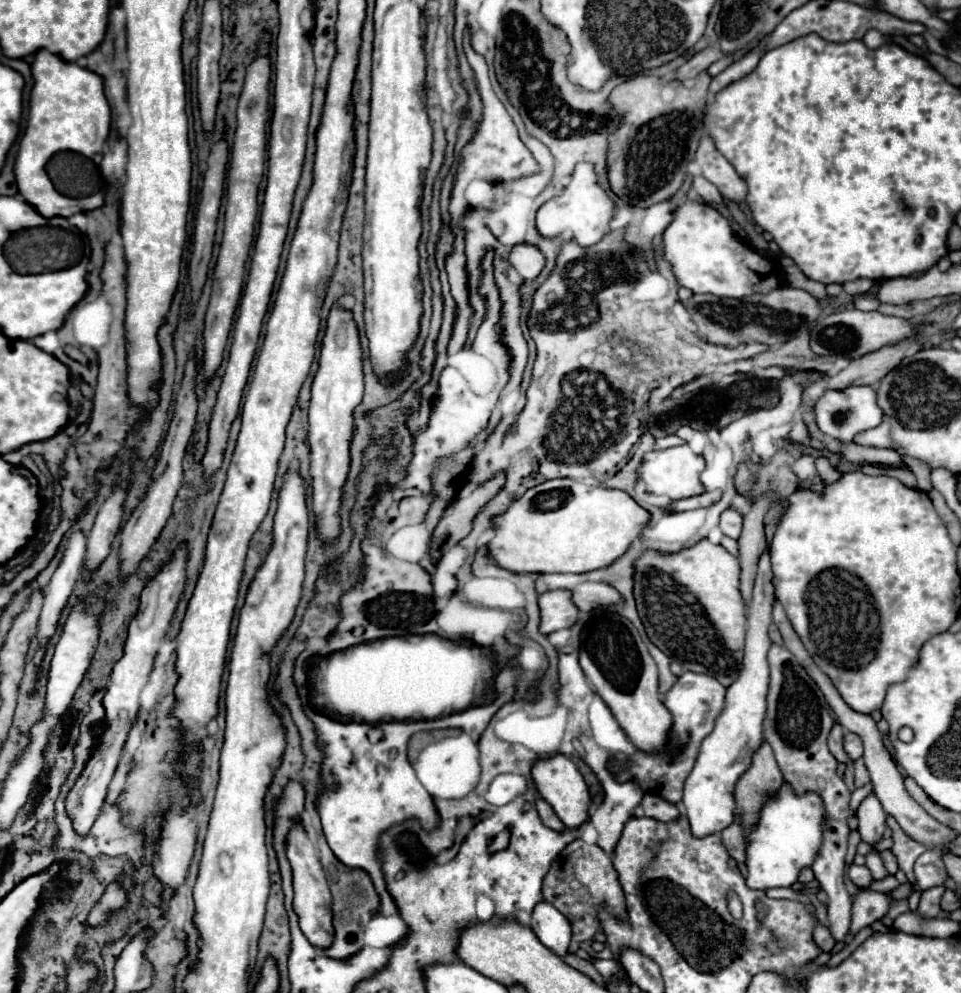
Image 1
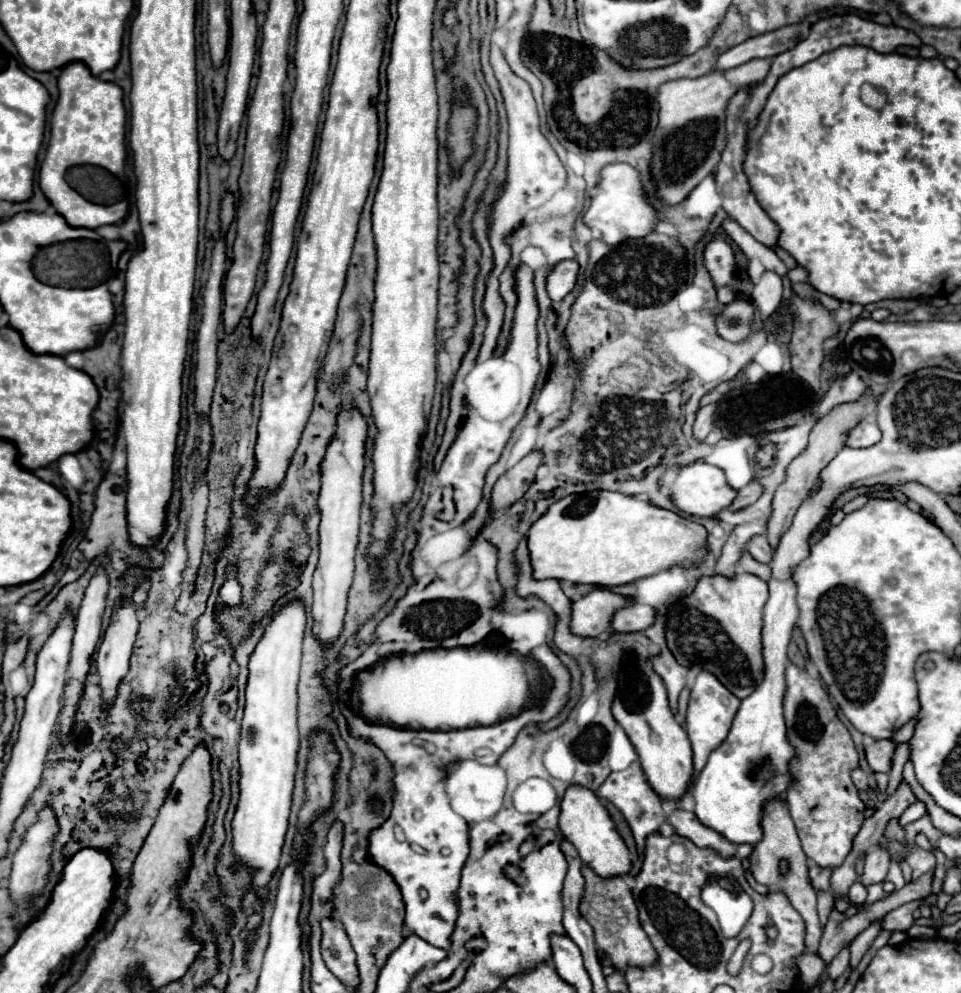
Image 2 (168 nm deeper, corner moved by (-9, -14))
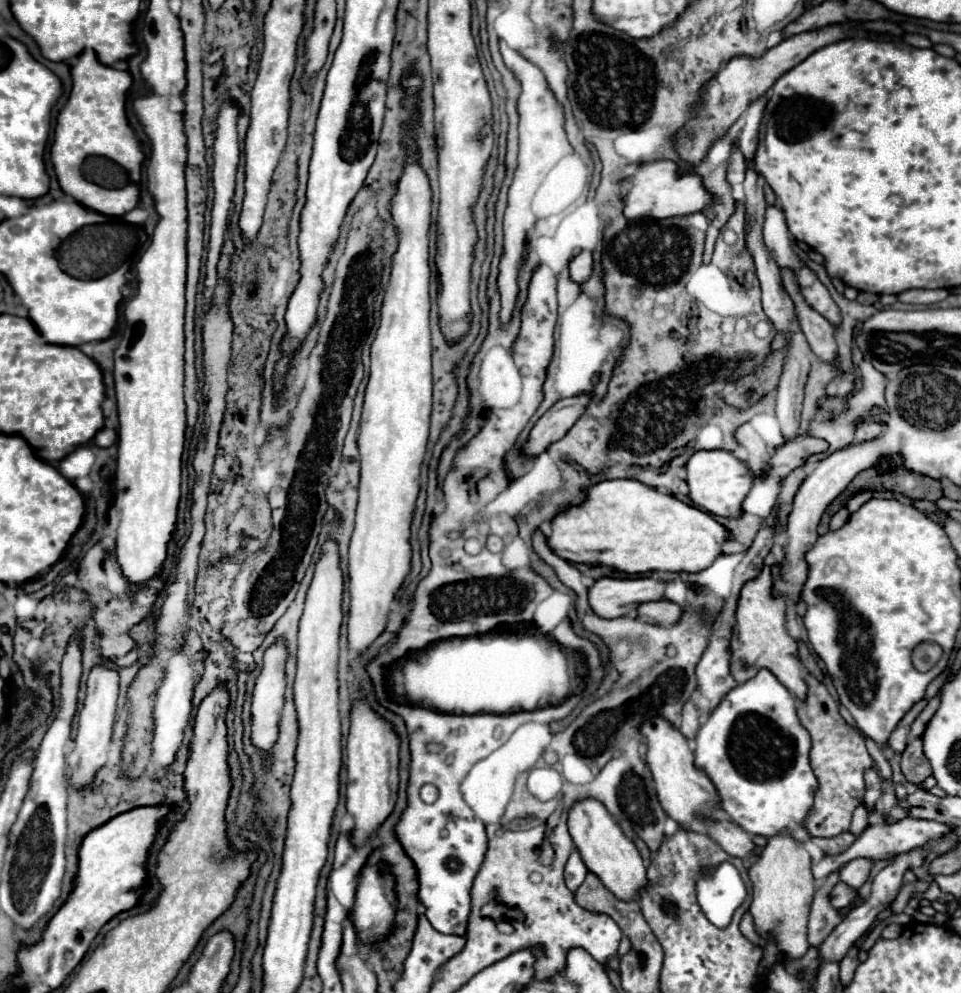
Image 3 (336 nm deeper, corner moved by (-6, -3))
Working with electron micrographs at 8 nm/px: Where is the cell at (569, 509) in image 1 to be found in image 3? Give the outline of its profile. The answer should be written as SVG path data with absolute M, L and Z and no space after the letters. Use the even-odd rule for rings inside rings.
M613 479L589 487L587 501L581 507L571 507L569 511L557 515L551 521L551 527L553 533L547 537L547 541L559 557L571 563L599 563L617 567L617 571L629 575L651 571L699 573L721 555L721 545L729 537L727 529L703 509L687 505L673 495L663 495L657 489L647 487L641 481L633 479Z

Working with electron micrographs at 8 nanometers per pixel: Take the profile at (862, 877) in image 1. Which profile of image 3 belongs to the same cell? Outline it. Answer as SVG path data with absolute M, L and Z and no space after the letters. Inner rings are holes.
M839 881L833 889L831 889L831 905L835 907L835 909L843 909L843 907L847 907L851 901L853 901L853 897L857 895L857 891L855 889L851 889L851 887L847 887L843 881Z

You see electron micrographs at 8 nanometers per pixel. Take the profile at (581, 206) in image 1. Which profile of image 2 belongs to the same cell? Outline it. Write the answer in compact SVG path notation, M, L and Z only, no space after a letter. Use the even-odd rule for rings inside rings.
M608 164L600 170L600 180L598 180L598 194L590 198L590 206L582 216L582 222L600 234L600 240L604 240L608 246L622 244L624 240L632 238L644 238L650 234L656 226L656 212L648 204L640 176L638 172L628 166L628 164Z

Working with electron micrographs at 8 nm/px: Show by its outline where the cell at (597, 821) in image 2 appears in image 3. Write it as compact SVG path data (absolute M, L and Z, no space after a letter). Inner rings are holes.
M585 799L577 805L573 805L571 813L569 813L569 833L587 865L587 869L599 877L599 881L621 901L633 901L639 897L641 887L649 885L647 879L647 869L643 865L643 859L637 851L637 847L633 845L633 841L629 841L623 831L619 829L619 825L611 819L611 815L607 813L607 809L595 801L595 799Z

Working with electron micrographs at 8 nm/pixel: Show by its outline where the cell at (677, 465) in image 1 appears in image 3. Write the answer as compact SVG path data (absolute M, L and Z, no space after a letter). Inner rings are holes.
M713 449L713 451L697 451L687 463L687 483L689 483L689 497L701 509L721 515L721 517L741 517L743 499L747 497L751 483L753 483L751 469L739 461L731 451Z

